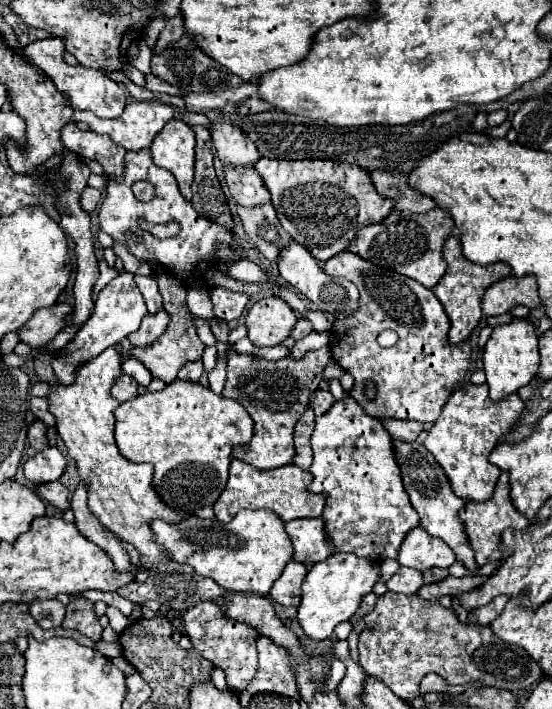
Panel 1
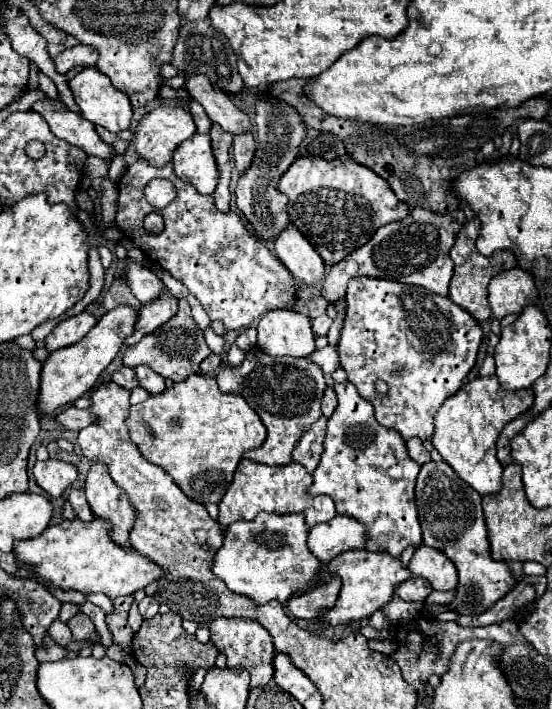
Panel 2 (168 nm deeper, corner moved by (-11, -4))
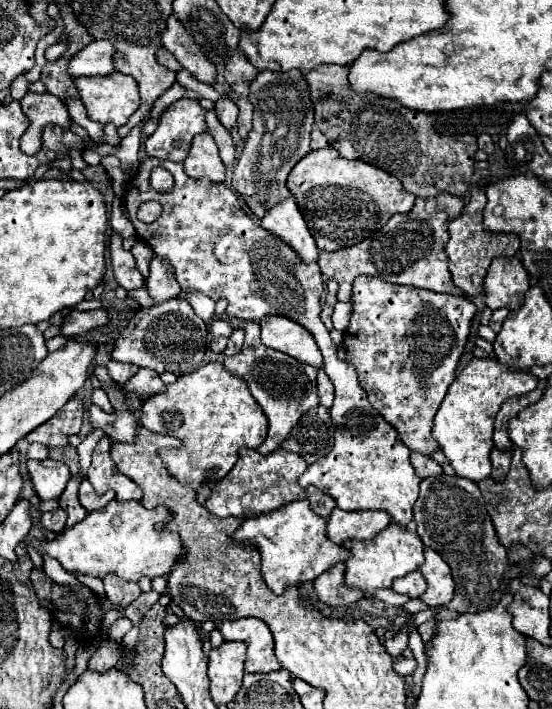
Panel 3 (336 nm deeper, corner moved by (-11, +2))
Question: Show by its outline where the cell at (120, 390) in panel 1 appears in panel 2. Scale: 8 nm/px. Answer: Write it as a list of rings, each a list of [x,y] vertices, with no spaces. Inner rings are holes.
[[[123,367],[123,369],[115,371],[113,377],[111,377],[111,381],[117,383],[119,387],[123,387],[123,389],[129,389],[129,391],[135,389],[135,387],[139,387],[139,381],[135,377],[135,371],[129,369],[129,367]]]

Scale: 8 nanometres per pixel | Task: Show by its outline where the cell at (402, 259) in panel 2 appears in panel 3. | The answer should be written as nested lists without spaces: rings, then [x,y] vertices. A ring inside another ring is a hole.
[[[439,193],[431,199],[417,197],[413,209],[407,215],[391,217],[391,221],[387,221],[387,225],[379,233],[375,233],[375,237],[369,237],[359,245],[339,249],[333,253],[319,251],[317,263],[321,267],[321,273],[327,279],[335,279],[339,283],[337,299],[343,303],[351,301],[351,287],[355,277],[359,275],[375,275],[395,285],[463,295],[463,291],[459,291],[451,279],[447,255],[443,251],[443,245],[447,243],[447,223],[463,211],[463,205],[463,199],[451,193]]]

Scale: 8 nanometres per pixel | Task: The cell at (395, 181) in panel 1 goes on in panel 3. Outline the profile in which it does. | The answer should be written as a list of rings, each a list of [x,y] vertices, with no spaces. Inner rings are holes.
[[[319,65],[305,79],[315,107],[315,125],[345,159],[361,159],[399,177],[403,187],[417,197],[429,199],[447,191],[465,197],[473,185],[477,137],[441,137],[433,125],[437,115],[403,107],[395,99],[373,93],[355,93],[349,85],[347,65]]]

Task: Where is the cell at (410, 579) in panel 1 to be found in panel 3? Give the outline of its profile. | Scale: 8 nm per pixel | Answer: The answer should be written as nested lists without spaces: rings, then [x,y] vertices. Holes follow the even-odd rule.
[[[415,571],[415,573],[409,573],[409,577],[395,579],[391,589],[395,593],[403,593],[403,595],[409,595],[413,599],[413,597],[419,597],[427,589],[427,583],[425,583],[421,571]]]

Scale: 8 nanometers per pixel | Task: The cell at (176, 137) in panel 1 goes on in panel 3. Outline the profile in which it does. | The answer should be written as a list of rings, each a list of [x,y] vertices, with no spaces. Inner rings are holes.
[[[201,133],[195,137],[191,153],[187,155],[185,173],[193,179],[209,177],[211,181],[225,181],[225,165],[221,163],[219,149],[209,133]]]

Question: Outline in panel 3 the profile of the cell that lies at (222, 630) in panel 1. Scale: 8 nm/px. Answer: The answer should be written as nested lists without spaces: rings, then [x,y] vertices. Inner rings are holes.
[[[255,617],[225,621],[219,625],[219,631],[225,641],[245,641],[247,643],[247,659],[245,671],[247,673],[269,673],[283,669],[273,653],[271,645],[271,631],[263,621]]]

